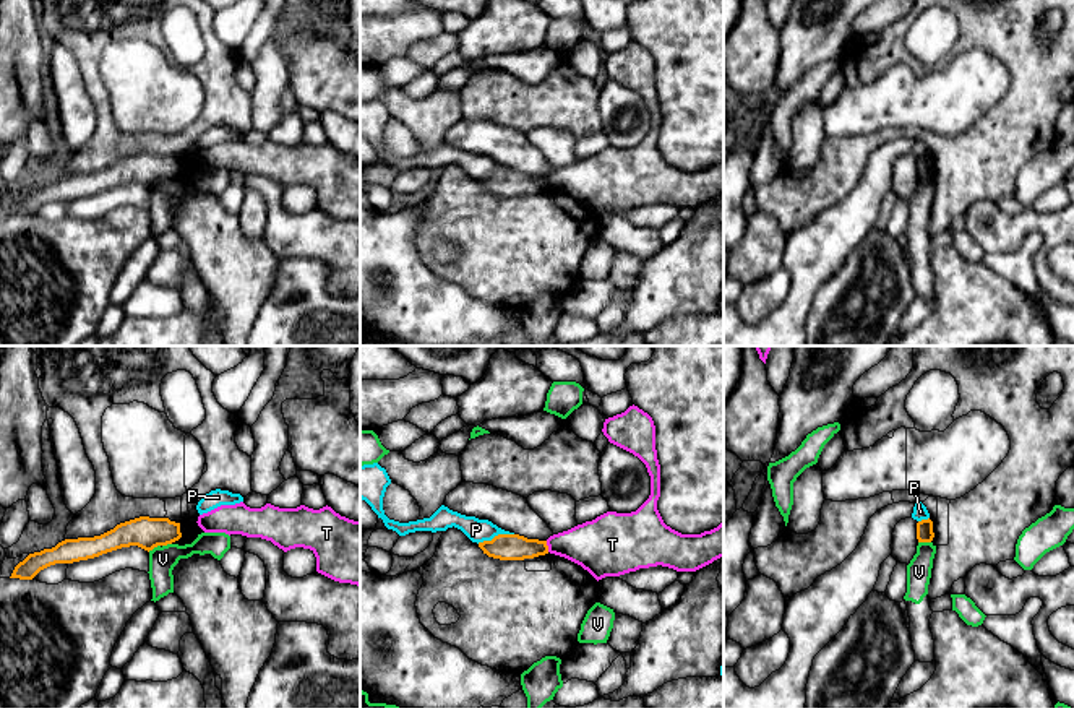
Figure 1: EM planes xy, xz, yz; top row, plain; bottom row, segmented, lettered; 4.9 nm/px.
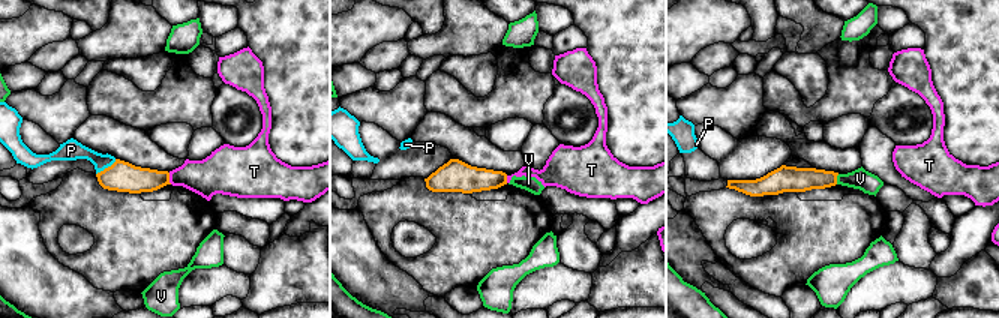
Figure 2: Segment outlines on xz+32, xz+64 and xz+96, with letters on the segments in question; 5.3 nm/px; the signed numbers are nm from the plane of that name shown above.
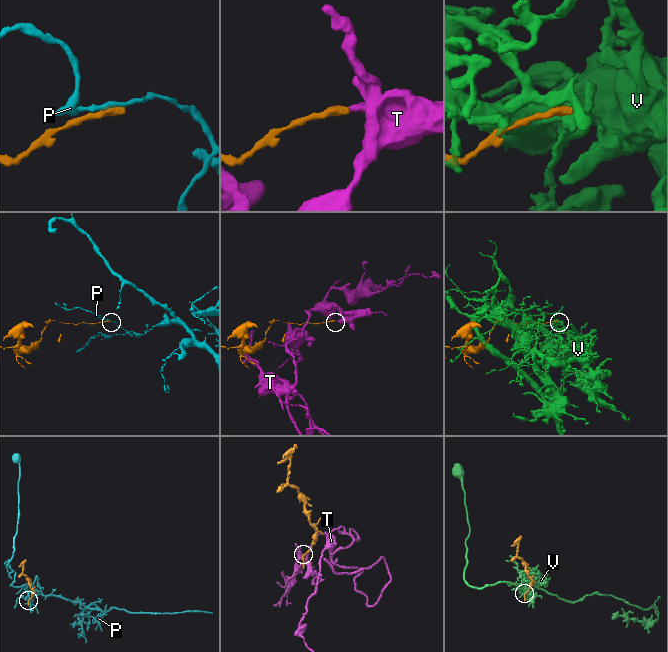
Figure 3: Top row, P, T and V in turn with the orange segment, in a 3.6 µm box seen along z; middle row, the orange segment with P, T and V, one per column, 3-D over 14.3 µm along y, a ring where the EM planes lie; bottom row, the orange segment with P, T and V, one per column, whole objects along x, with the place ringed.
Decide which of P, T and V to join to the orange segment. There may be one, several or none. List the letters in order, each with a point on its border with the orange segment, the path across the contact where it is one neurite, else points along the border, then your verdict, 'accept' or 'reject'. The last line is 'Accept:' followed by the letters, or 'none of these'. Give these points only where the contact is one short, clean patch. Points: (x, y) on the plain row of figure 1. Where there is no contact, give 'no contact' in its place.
P: contact xz (495, 172); border xz (513, 169), (498, 169), (490, 176), (477, 179); reject
T: contact xz (547, 182); border xz (545, 177), (549, 187); reject
V: contact yz (925, 177); border yz (919, 177), (930, 179); reject
Accept: none of these

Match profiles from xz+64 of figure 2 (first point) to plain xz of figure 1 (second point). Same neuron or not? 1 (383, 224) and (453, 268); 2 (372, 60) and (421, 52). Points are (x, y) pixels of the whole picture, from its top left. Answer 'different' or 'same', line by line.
1: same
2: same

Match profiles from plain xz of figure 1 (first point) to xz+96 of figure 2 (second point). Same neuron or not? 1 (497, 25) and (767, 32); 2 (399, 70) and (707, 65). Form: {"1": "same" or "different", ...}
{"1": "different", "2": "different"}

